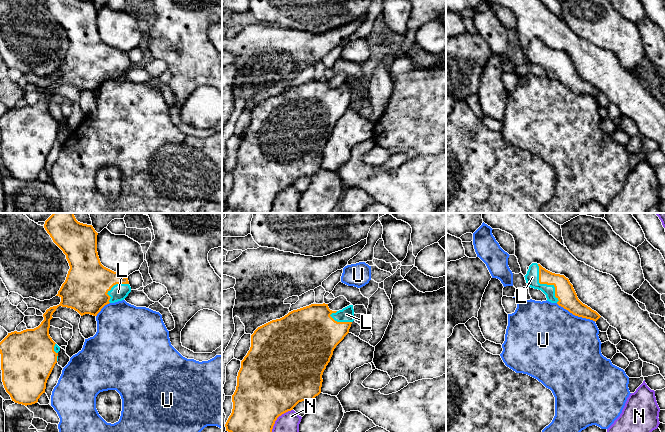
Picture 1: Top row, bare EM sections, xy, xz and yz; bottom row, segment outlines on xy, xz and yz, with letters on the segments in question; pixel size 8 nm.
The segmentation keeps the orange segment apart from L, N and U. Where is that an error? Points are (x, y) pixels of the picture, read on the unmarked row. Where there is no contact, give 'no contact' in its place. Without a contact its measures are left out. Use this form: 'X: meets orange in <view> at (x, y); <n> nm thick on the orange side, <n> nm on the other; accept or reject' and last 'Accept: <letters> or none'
L: meets orange in yz at (545, 59); 160 nm thick on the orange side, 110 nm on the other; accept
N: meets orange in xz at (276, 195); 480 nm thick on the orange side, 220 nm on the other; reject
U: meets orange in yz at (576, 91); 160 nm thick on the orange side, 500 nm on the other; reject
Accept: L

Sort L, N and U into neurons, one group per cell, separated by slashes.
L / N / U

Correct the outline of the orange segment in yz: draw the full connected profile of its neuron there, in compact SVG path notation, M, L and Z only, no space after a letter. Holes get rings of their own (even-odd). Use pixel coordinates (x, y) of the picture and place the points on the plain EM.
M532 39L524 52L529 63L541 66L551 79L568 86L575 92L597 97L601 92L587 81L583 80L564 51L552 49L540 40Z

